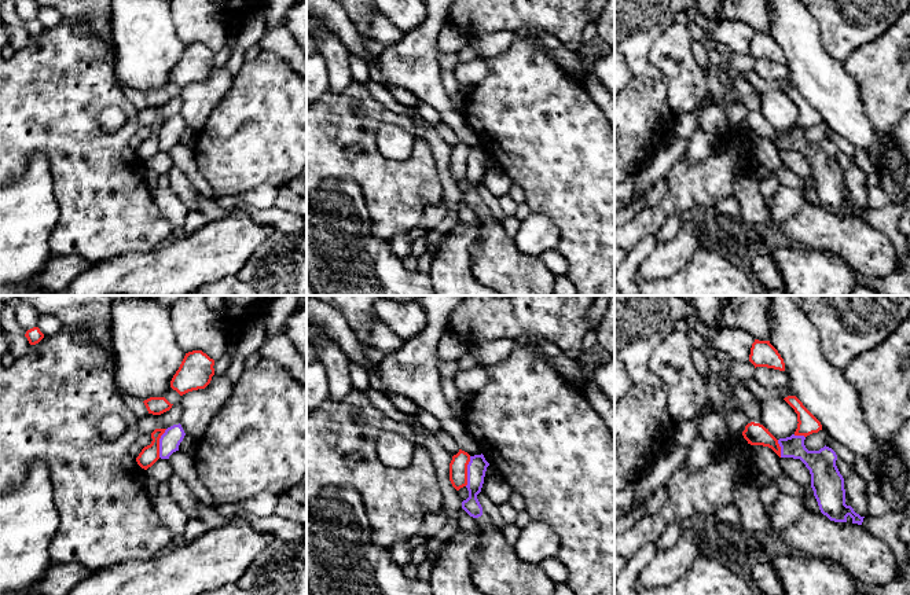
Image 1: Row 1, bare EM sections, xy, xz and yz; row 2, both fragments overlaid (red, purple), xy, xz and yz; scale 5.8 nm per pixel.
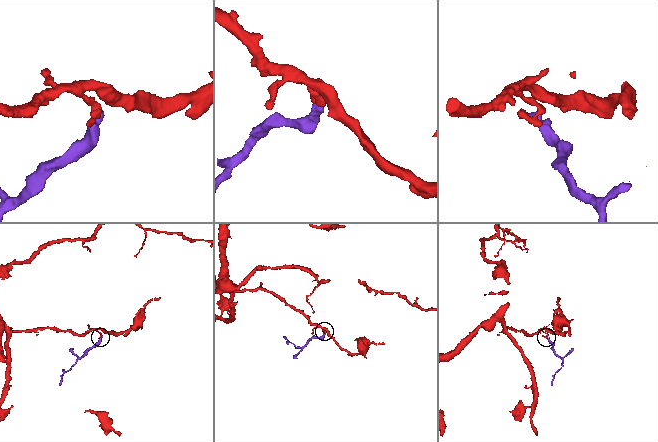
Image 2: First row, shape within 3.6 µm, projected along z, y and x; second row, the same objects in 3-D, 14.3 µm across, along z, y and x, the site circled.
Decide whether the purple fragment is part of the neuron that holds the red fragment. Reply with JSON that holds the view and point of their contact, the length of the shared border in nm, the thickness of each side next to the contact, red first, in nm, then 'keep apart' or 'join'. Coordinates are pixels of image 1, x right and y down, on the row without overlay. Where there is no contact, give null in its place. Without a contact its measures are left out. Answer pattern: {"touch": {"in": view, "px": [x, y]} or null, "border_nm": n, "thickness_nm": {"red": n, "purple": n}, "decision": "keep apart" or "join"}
{"touch": {"in": "xz", "px": [466, 164]}, "border_nm": 180, "thickness_nm": {"red": 110, "purple": 110}, "decision": "keep apart"}

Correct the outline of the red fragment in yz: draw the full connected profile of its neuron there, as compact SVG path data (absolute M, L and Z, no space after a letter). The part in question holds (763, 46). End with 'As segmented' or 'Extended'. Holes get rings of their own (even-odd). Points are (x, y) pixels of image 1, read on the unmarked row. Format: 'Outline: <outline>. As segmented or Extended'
Outline: M755 32L751 40L749 54L756 59L767 59L785 63L785 55L770 33Z. As segmented

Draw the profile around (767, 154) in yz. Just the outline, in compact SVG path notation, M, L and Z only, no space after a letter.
M752 137L752 147L757 164L774 172L786 168L779 158L779 148L768 139Z

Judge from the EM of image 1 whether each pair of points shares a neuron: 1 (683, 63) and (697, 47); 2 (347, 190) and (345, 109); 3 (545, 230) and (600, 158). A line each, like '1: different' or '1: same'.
1: different
2: different
3: different

